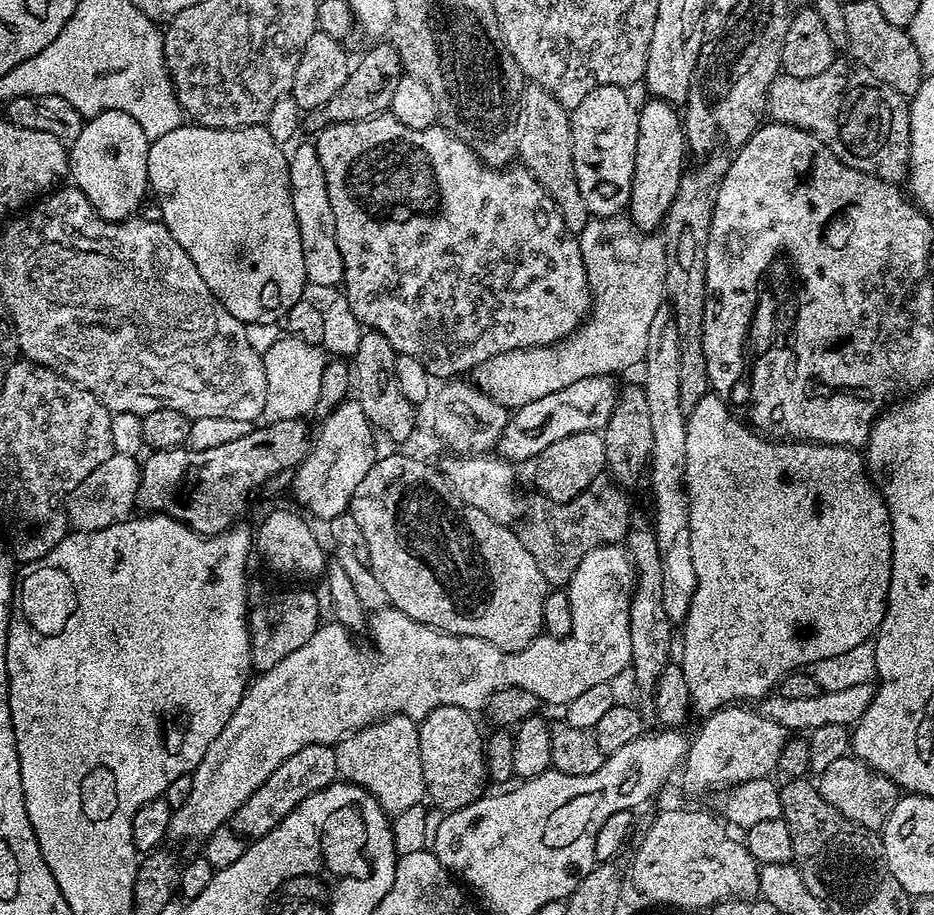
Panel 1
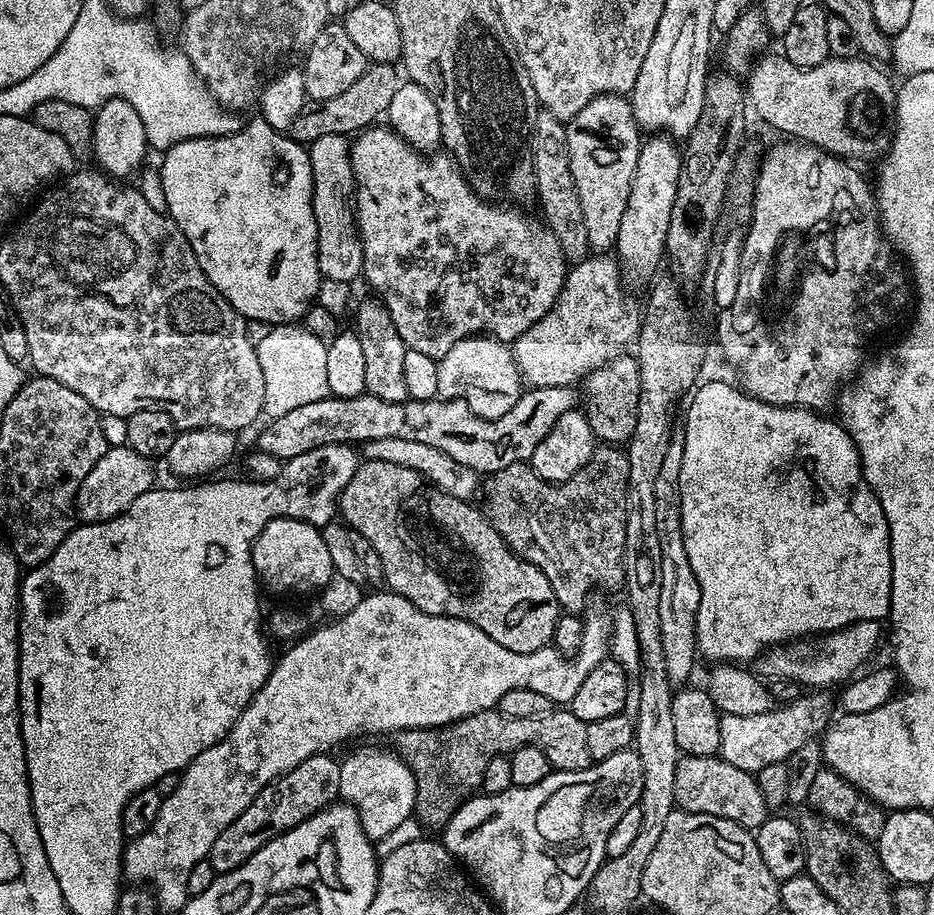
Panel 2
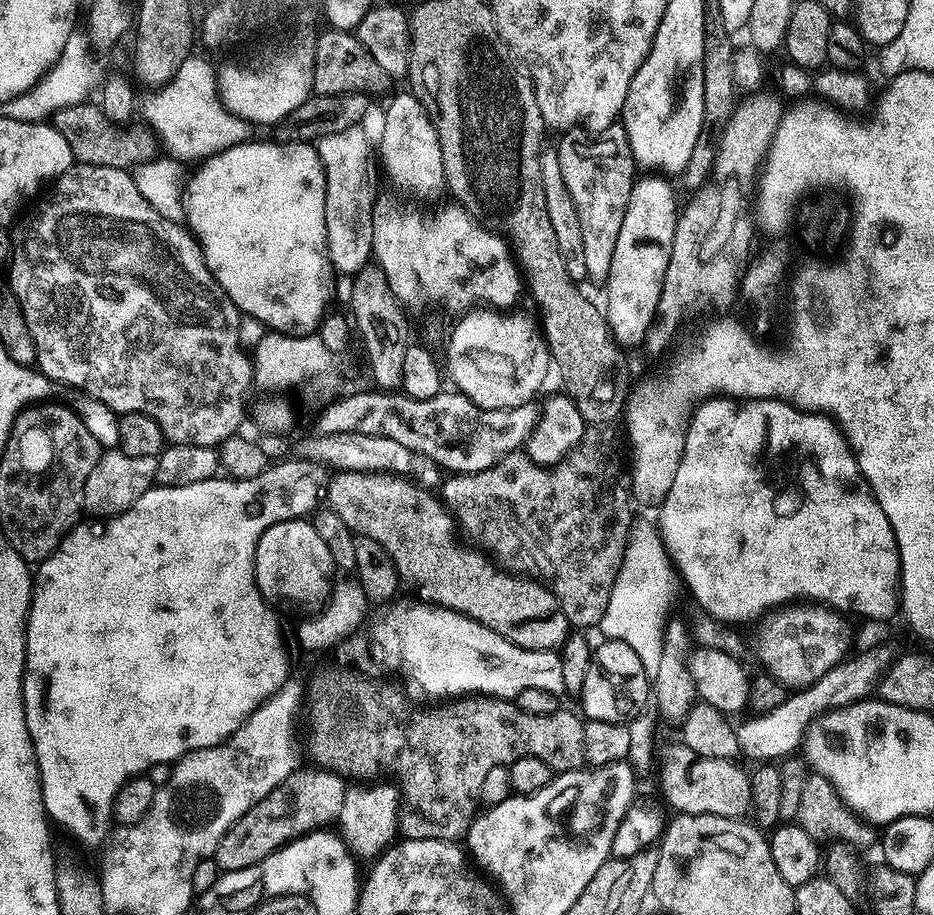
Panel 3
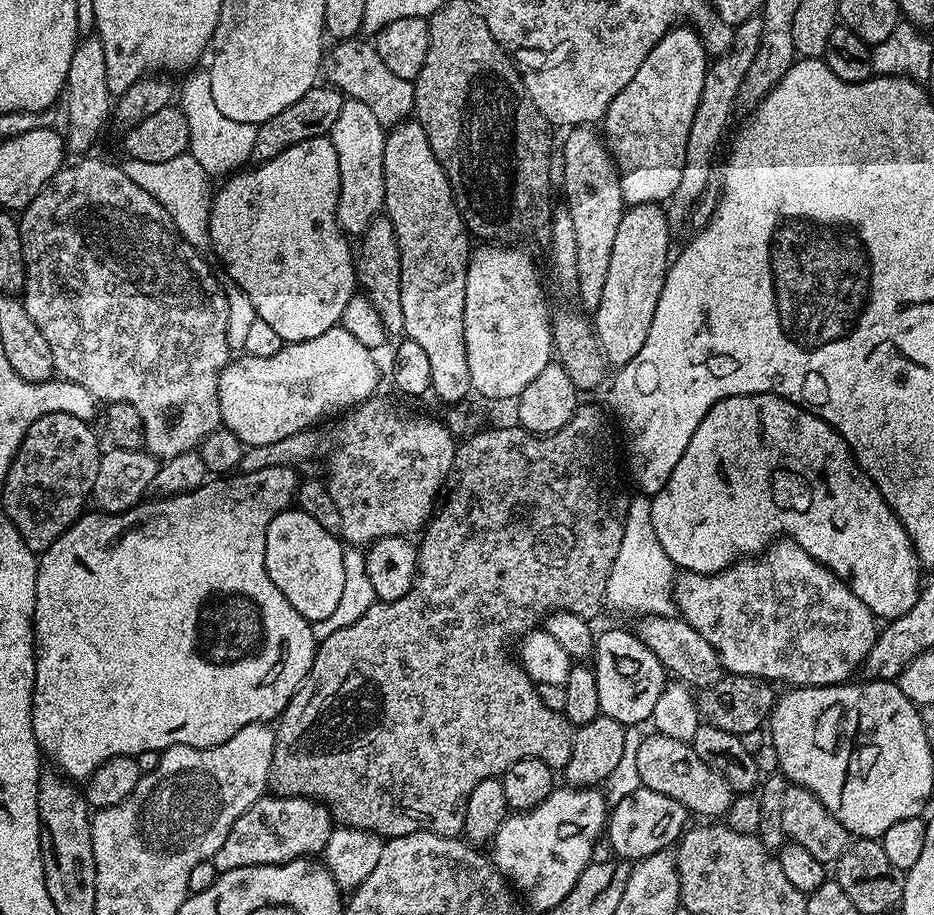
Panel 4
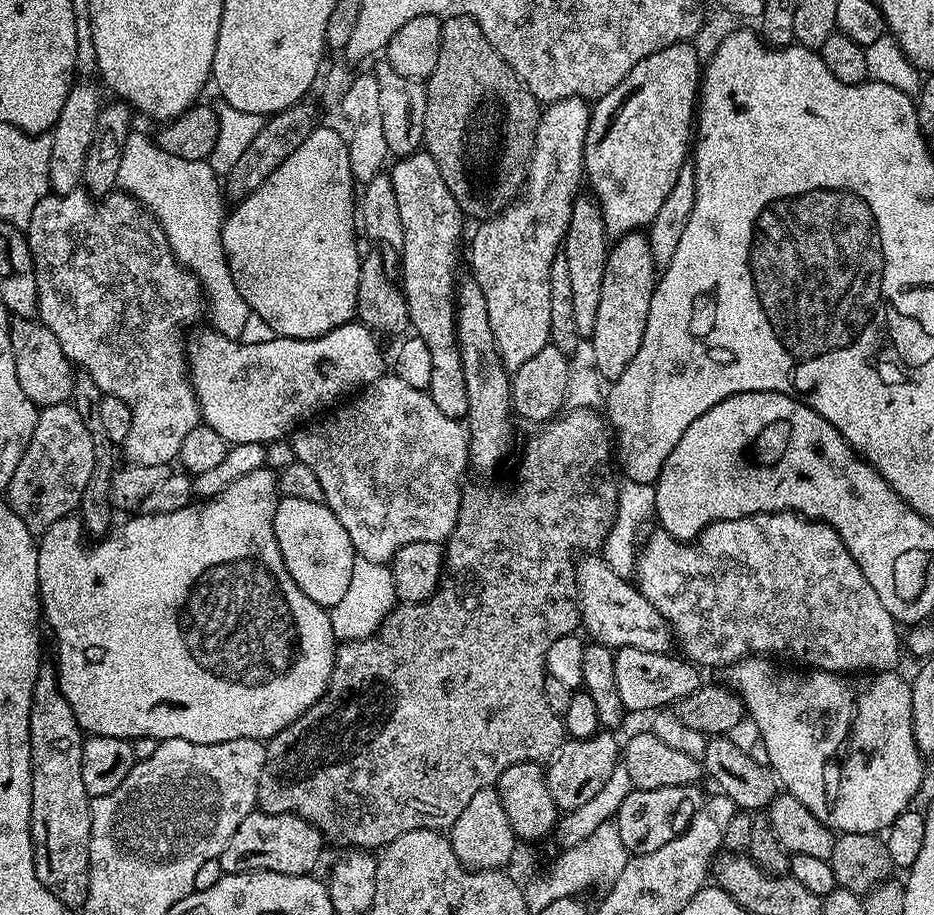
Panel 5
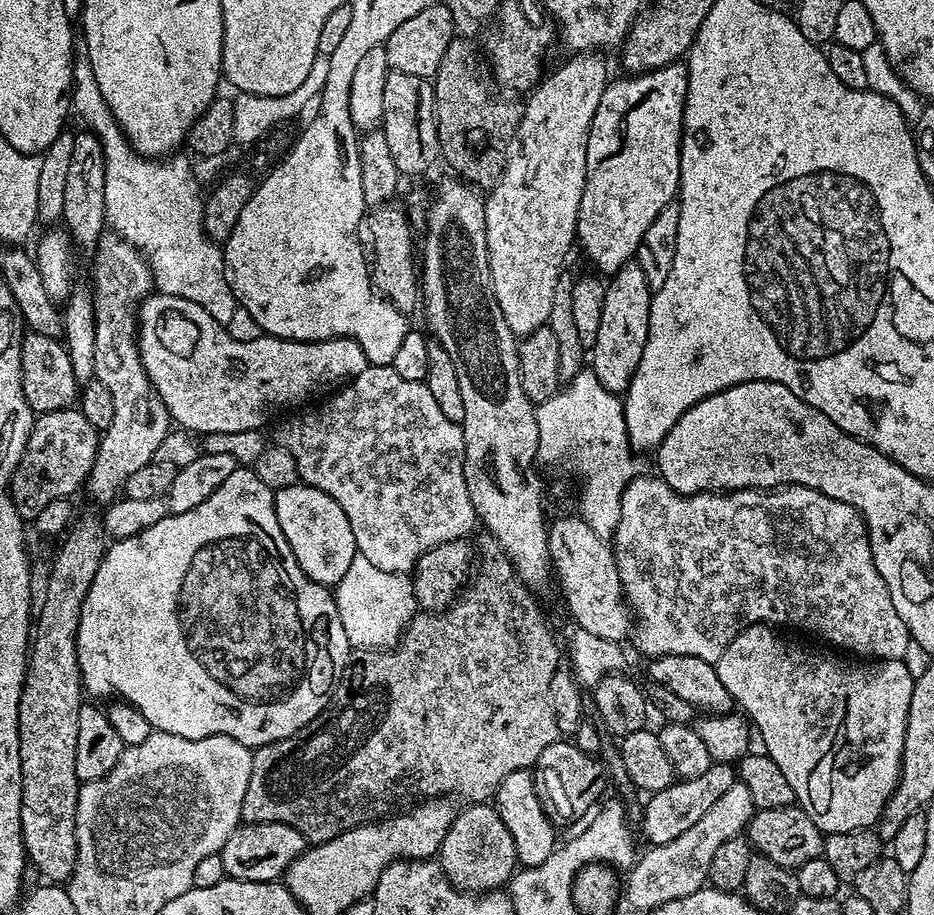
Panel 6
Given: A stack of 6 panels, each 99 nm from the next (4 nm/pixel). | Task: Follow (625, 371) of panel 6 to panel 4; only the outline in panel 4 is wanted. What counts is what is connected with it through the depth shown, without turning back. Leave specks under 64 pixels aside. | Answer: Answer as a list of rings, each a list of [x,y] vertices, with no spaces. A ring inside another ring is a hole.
[[[633,204],[625,211],[622,222],[618,222],[602,302],[598,302],[594,313],[597,341],[609,365],[630,362],[646,346],[650,322],[654,322],[654,310],[658,310],[658,294],[662,294],[666,282],[672,235],[667,211],[660,204]]]

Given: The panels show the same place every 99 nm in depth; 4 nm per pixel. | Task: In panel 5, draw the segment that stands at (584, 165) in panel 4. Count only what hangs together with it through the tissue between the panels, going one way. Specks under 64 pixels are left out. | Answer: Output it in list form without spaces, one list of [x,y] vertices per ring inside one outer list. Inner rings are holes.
[[[591,195],[576,197],[568,228],[564,231],[562,255],[570,265],[570,290],[574,301],[574,322],[581,338],[594,334],[594,321],[598,319],[598,302],[602,299],[602,274],[606,270],[606,258],[610,237],[604,230],[604,219],[599,204]]]

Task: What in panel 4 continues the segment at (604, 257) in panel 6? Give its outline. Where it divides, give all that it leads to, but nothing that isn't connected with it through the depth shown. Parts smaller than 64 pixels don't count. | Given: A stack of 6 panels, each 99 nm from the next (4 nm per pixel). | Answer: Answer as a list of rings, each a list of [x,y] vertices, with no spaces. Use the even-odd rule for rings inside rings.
[[[673,26],[654,46],[654,50],[646,54],[646,62],[638,66],[638,74],[630,78],[626,90],[622,90],[622,94],[618,94],[614,102],[610,102],[602,121],[602,136],[616,161],[616,167],[620,169],[620,185],[625,205],[660,204],[671,200],[674,190],[678,190],[678,182],[682,178],[686,162],[686,142],[690,138],[690,126],[698,110],[702,82],[708,73],[709,63],[709,53],[695,28]]]

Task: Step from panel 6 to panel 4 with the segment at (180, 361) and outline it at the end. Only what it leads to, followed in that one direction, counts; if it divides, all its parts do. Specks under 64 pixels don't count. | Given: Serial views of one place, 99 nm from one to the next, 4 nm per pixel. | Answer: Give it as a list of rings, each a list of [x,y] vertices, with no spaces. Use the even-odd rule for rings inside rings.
[[[339,326],[313,340],[285,343],[270,357],[241,355],[241,360],[229,362],[218,378],[223,427],[229,428],[244,446],[266,446],[266,442],[309,431],[323,416],[351,410],[377,395],[380,368],[372,356],[373,349],[362,346],[354,334]]]

